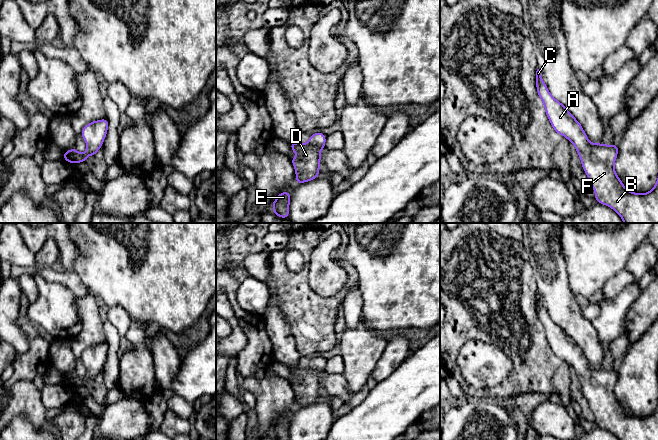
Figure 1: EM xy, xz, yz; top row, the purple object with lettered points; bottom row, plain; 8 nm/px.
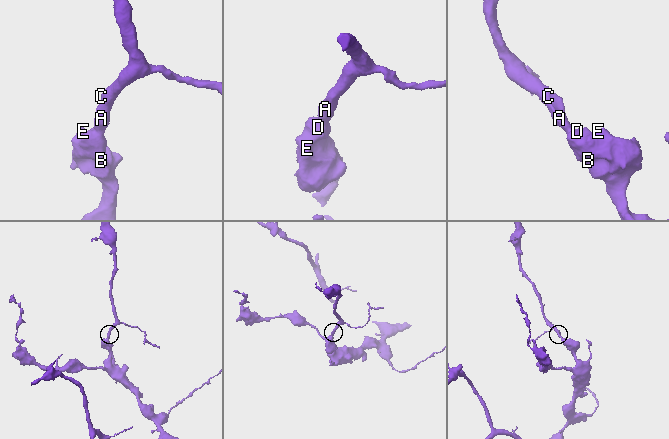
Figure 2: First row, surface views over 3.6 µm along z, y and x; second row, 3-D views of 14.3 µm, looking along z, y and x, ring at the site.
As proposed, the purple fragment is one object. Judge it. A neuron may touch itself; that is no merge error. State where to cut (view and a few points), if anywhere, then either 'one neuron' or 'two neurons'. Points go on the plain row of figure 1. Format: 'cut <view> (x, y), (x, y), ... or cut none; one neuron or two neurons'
cut none; one neuron

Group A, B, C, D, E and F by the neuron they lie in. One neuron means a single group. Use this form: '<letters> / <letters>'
A B C D E F

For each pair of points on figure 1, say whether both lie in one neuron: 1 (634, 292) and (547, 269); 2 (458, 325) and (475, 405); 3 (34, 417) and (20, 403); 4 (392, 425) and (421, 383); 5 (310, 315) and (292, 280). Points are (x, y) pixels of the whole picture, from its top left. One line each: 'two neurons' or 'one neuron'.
1: two neurons
2: two neurons
3: one neuron
4: one neuron
5: one neuron

